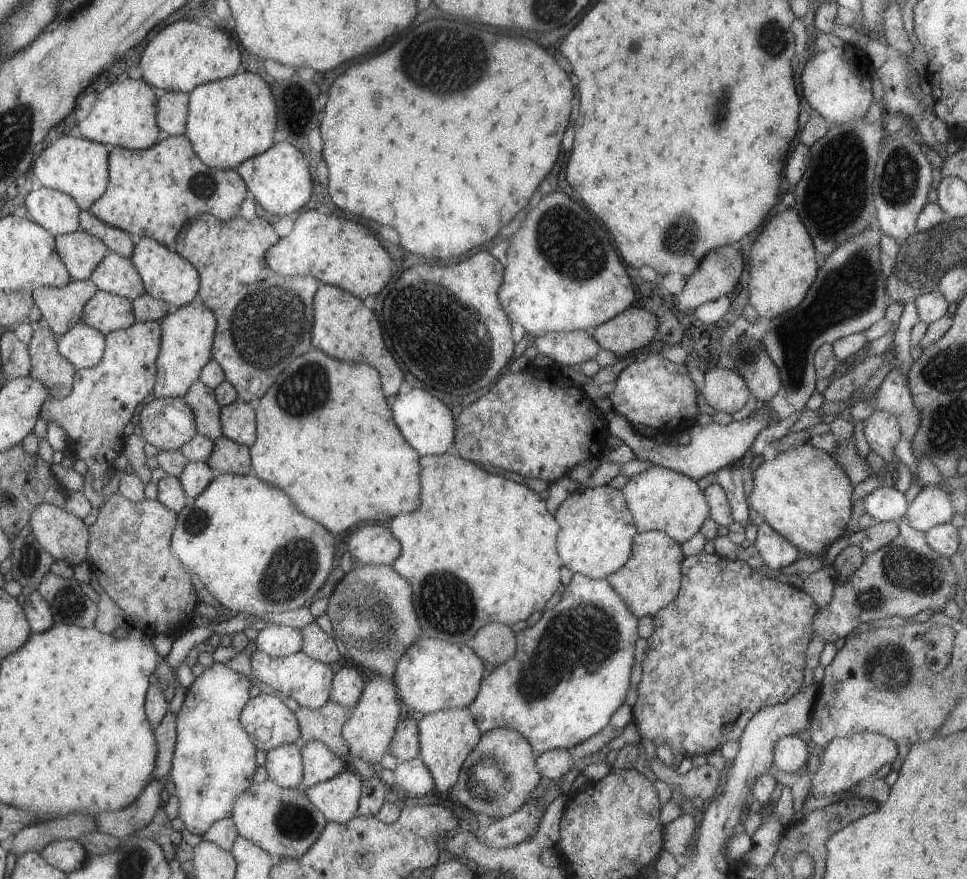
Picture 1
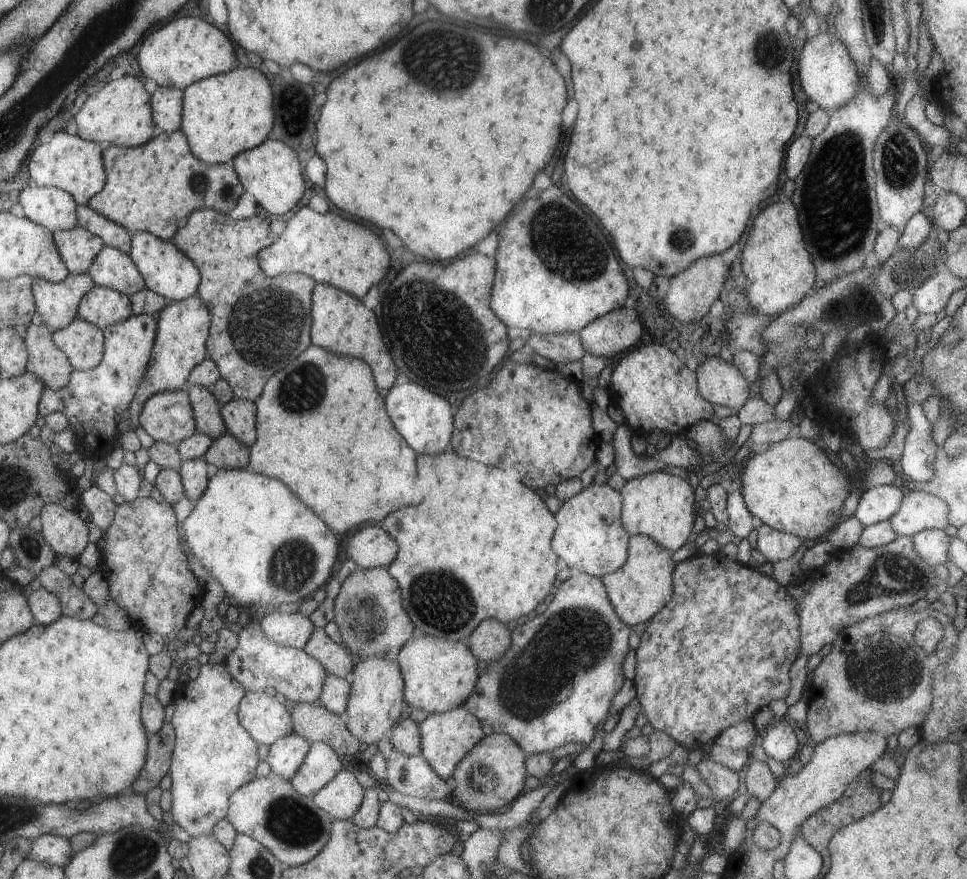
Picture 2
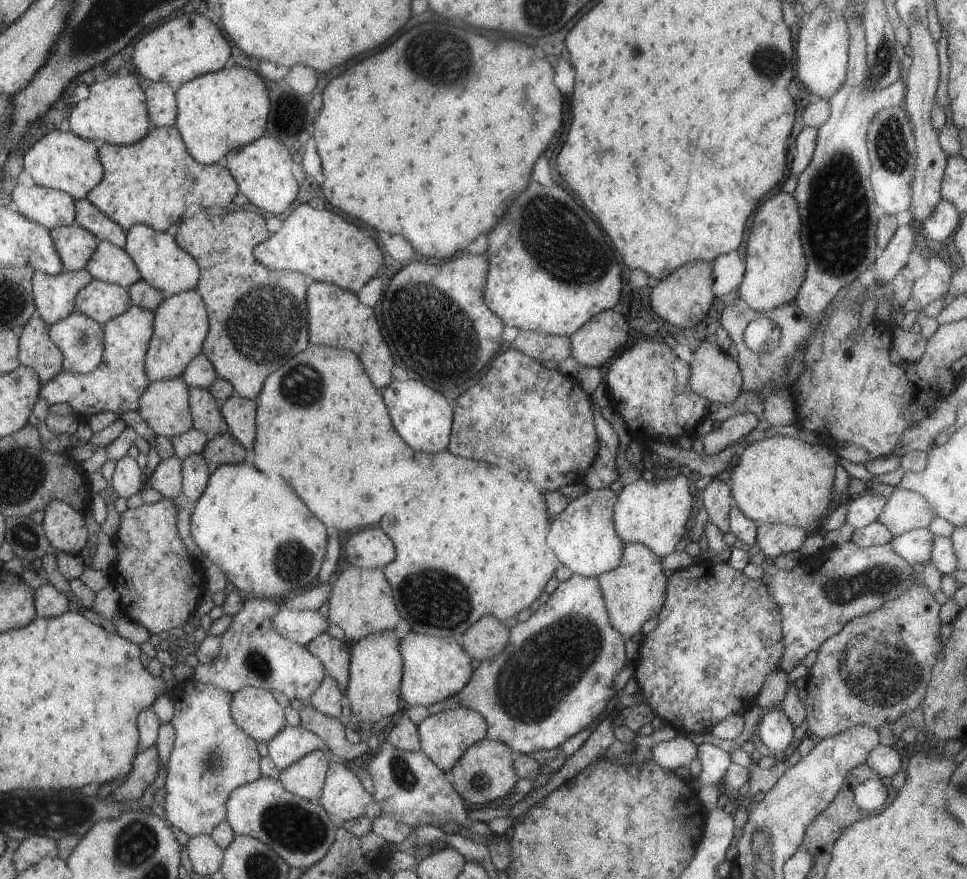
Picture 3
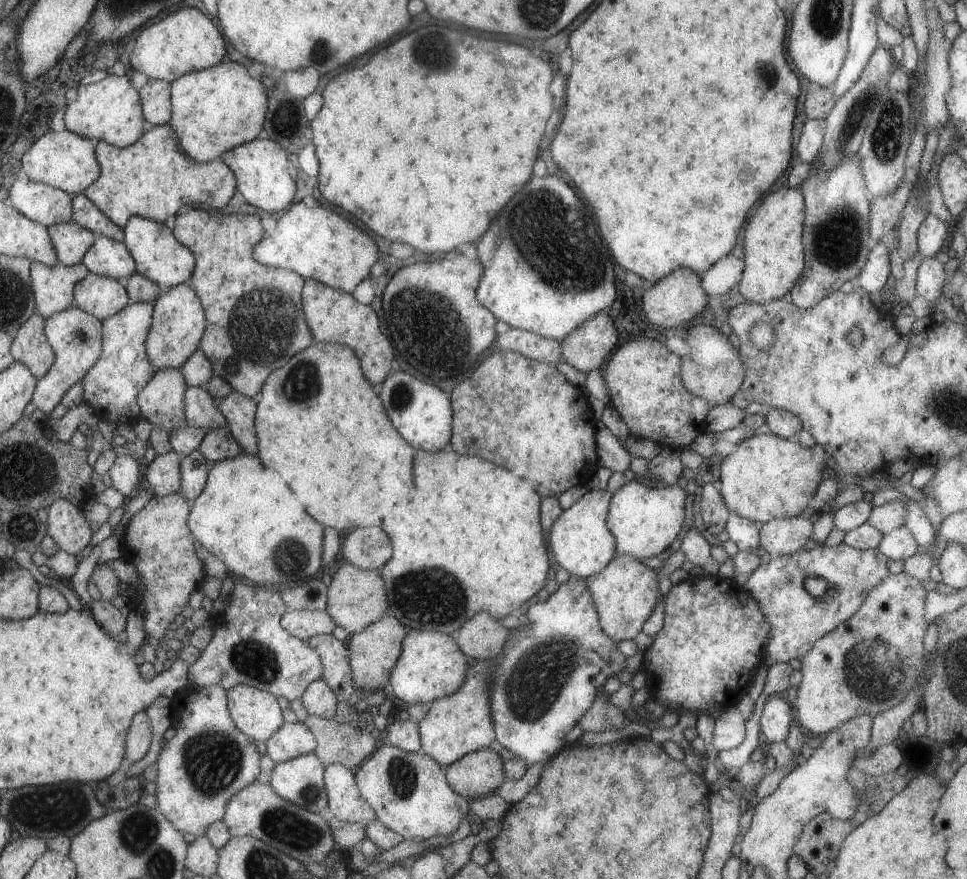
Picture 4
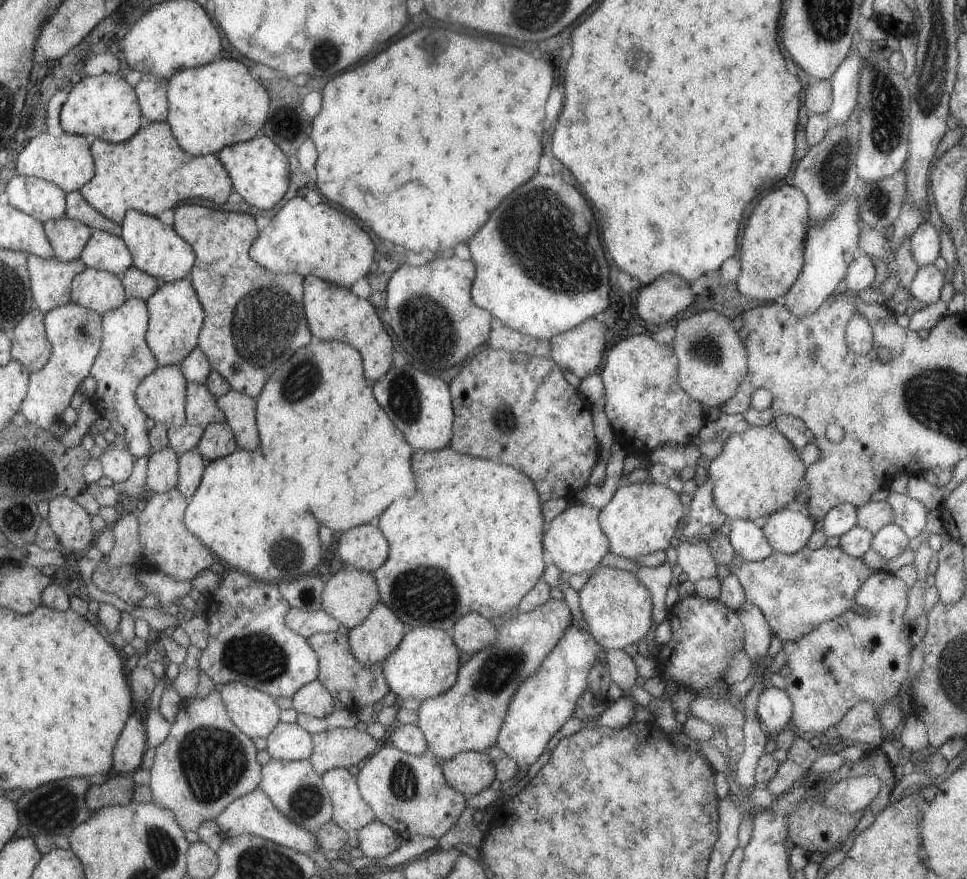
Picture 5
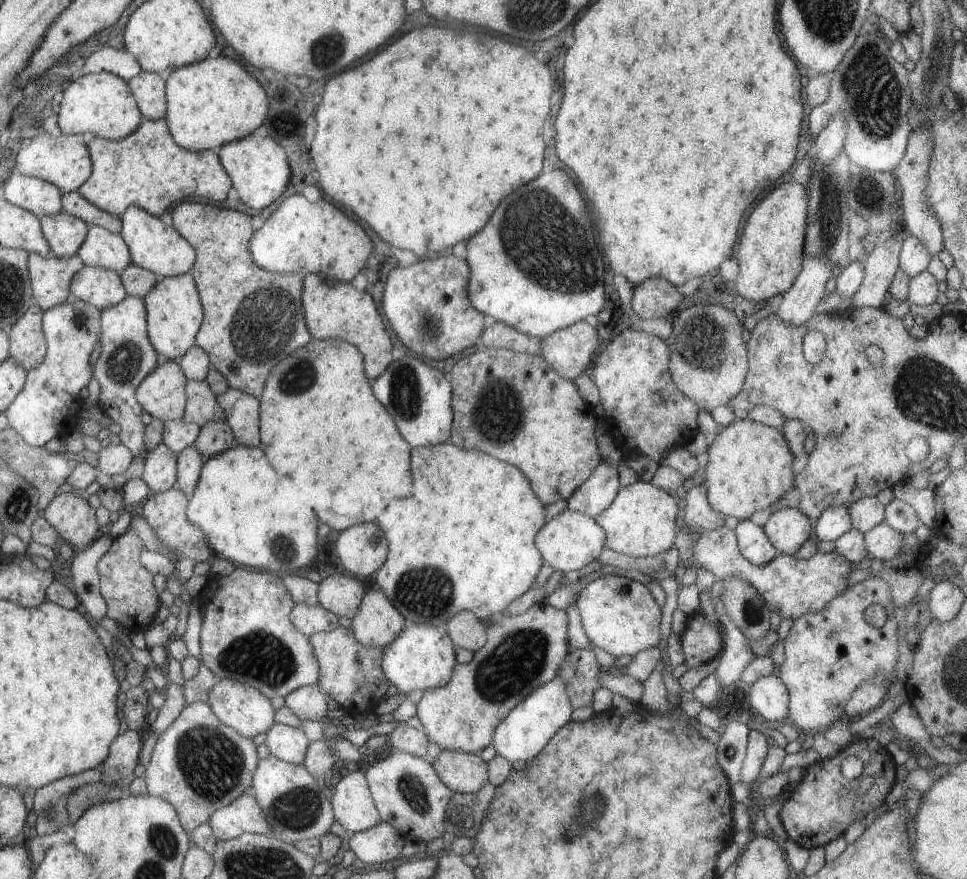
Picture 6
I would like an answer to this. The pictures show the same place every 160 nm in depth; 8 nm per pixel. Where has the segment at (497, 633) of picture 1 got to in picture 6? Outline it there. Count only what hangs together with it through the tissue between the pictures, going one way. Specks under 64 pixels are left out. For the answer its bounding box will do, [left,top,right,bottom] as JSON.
[443,610,486,652]

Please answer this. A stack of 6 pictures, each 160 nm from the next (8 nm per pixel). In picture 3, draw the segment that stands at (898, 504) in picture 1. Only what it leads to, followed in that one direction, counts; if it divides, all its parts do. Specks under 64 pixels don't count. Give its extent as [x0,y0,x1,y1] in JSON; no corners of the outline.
[846,491,887,529]

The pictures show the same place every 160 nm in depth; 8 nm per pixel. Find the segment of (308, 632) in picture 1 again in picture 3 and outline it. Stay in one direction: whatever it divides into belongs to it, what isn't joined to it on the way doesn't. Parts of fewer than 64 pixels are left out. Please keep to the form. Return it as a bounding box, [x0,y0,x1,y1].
[306,632,349,692]

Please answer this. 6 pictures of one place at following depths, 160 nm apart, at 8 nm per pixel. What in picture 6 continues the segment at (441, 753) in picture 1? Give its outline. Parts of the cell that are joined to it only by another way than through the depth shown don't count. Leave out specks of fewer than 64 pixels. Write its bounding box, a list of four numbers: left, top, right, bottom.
[416,603,570,754]

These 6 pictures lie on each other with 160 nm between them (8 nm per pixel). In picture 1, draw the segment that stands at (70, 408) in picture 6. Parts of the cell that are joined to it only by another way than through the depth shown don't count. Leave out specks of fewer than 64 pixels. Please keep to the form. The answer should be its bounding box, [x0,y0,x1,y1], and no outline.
[56,325,104,369]

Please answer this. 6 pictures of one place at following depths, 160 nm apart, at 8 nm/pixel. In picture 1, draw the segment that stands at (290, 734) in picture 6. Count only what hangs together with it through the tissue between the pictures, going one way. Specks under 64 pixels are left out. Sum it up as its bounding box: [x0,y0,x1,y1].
[265,743,302,788]

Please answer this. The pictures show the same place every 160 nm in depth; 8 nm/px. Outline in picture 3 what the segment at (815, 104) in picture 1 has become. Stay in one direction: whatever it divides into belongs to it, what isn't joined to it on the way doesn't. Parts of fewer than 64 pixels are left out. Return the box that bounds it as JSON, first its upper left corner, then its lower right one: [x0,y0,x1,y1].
[795,1,848,100]

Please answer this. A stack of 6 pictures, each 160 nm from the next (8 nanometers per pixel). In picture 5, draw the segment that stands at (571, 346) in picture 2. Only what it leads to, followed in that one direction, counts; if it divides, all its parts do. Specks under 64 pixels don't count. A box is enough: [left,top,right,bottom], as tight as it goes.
[486,325,550,358]

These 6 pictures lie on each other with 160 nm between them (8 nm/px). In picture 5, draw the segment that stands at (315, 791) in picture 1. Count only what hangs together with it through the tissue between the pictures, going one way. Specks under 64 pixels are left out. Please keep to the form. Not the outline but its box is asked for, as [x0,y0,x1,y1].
[322,767,374,836]

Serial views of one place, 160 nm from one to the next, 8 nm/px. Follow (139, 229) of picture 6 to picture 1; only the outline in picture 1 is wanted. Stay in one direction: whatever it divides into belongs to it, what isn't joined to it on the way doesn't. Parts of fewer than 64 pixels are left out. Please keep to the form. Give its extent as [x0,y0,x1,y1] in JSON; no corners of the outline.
[130,238,199,308]

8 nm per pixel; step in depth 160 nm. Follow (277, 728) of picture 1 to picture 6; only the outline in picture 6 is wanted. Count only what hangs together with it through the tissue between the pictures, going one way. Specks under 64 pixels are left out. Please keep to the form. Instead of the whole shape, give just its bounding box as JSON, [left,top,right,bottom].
[207,679,275,739]

